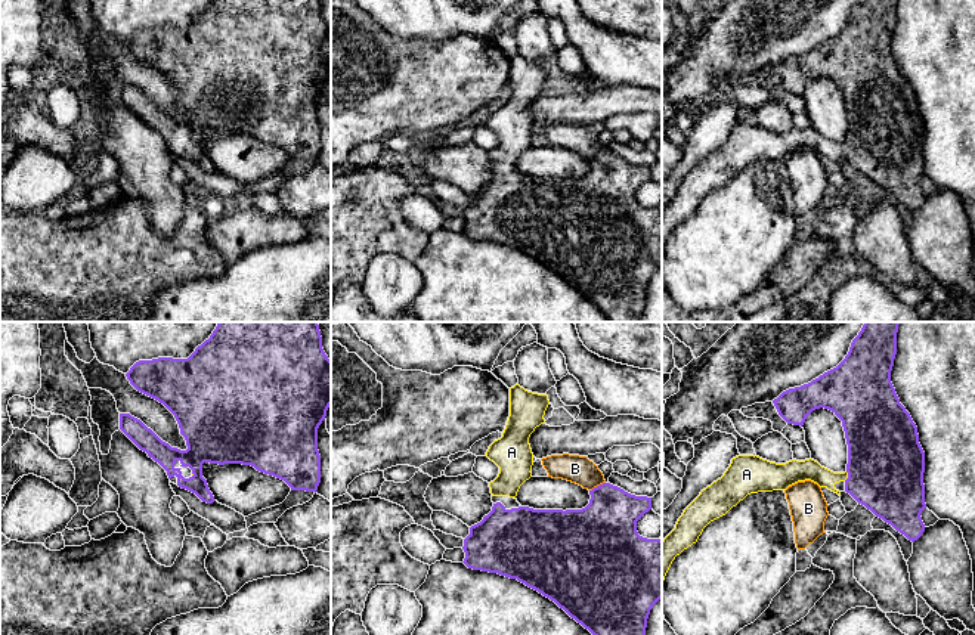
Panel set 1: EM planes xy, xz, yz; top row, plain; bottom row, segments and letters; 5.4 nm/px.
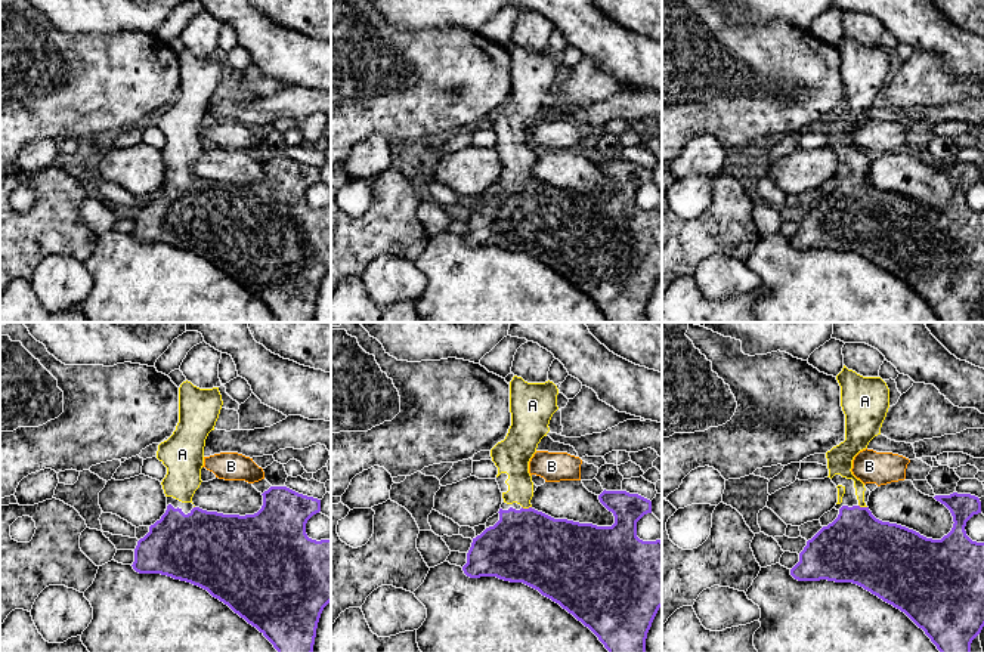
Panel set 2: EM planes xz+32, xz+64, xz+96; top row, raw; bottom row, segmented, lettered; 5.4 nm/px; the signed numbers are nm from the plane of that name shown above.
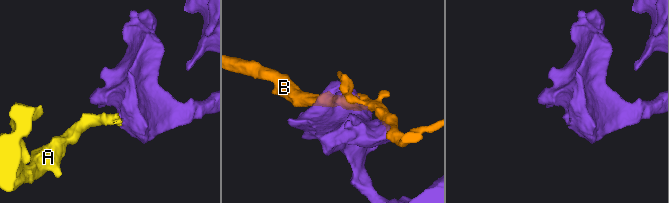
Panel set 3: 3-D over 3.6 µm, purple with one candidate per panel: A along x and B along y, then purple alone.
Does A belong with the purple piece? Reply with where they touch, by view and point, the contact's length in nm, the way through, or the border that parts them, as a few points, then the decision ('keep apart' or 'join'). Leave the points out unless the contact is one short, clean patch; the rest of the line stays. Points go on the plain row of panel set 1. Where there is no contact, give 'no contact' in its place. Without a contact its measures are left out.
contact yz (848, 145); length 60 nm; way yz (885, 136), (875, 145), (848, 145), (820, 145), (811, 139); join

